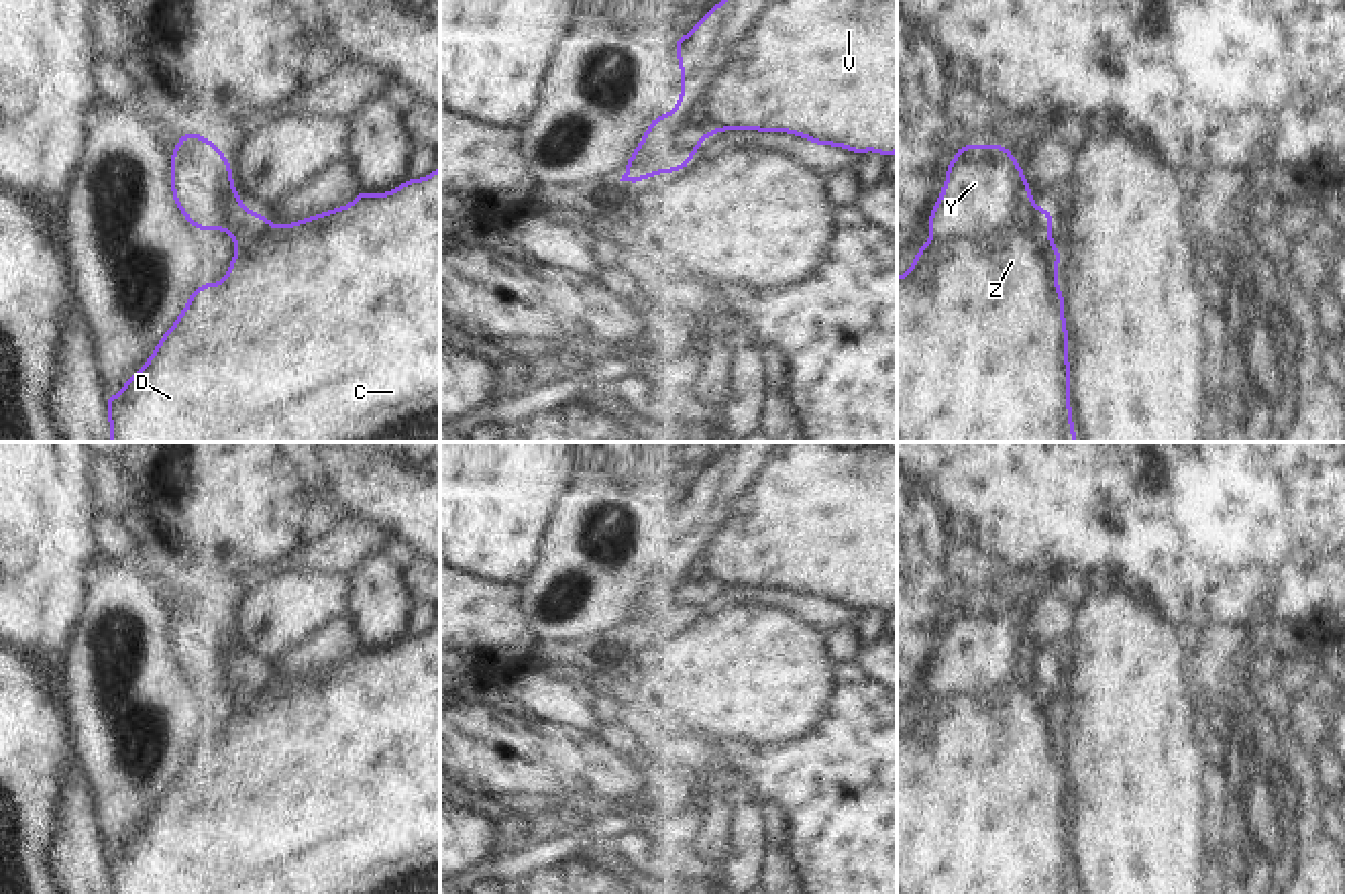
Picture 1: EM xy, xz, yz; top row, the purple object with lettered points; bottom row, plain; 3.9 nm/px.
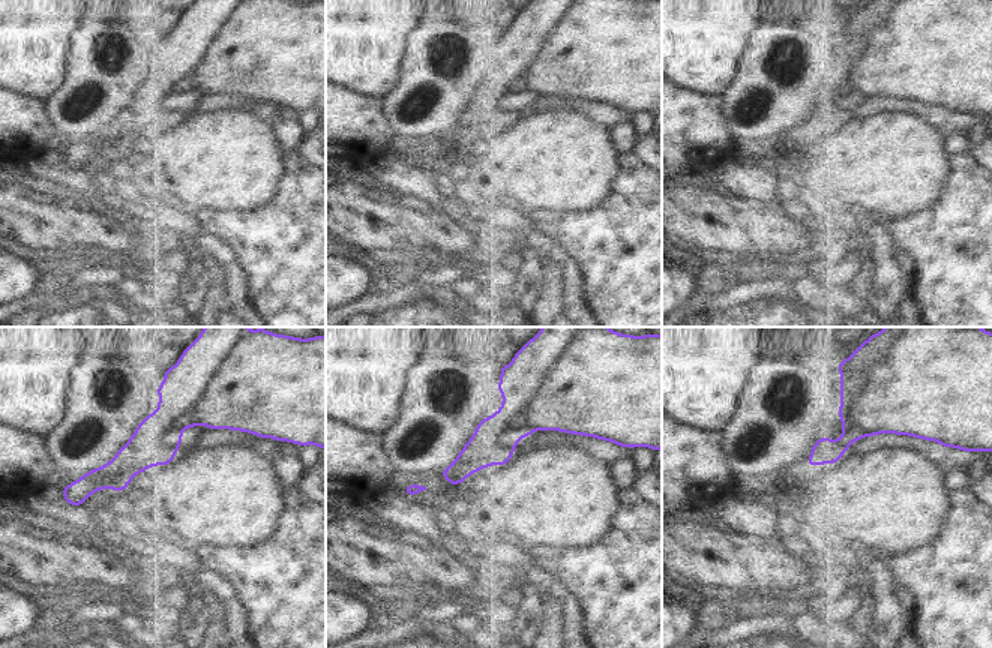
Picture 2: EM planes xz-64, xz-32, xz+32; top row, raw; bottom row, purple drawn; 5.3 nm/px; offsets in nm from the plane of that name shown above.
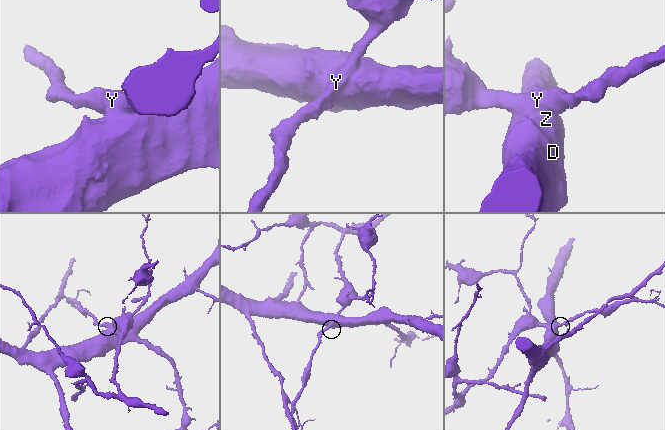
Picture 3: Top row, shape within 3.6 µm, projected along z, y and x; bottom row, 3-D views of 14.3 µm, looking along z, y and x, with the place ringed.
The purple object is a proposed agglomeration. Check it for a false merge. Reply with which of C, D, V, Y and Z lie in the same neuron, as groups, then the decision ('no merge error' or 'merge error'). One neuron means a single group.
groups C D V Z / Y; merge error

